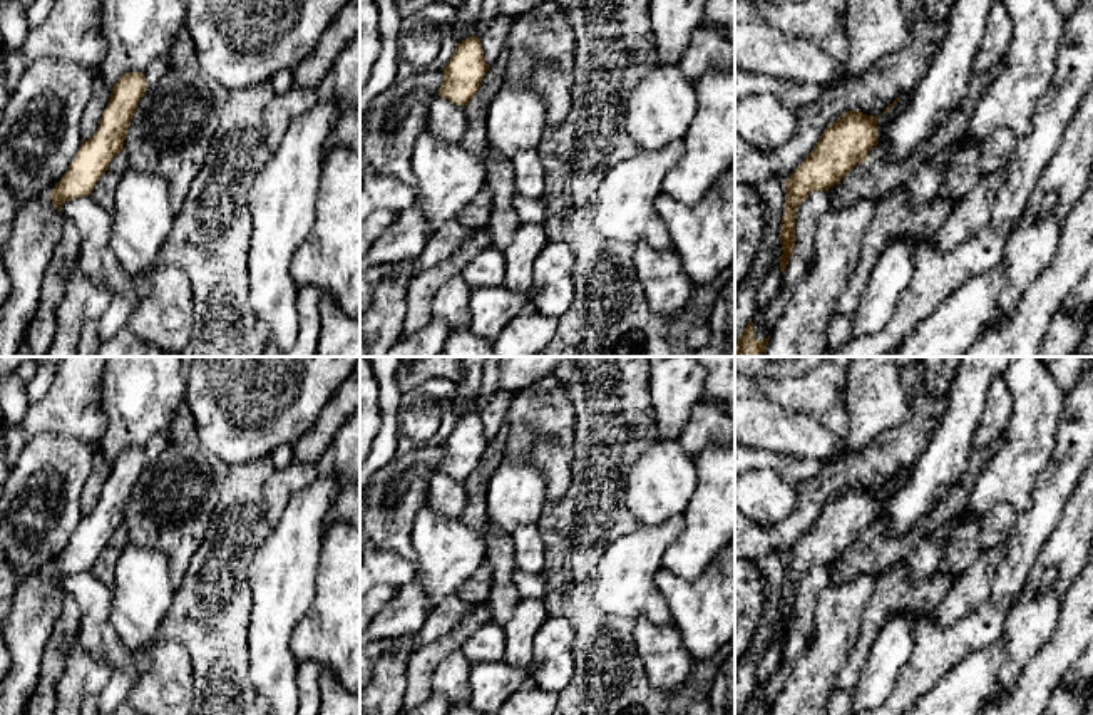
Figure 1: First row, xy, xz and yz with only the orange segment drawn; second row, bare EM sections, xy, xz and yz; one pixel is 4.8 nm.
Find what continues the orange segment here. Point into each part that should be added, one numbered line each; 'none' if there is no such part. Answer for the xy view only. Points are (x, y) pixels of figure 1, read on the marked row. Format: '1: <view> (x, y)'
none

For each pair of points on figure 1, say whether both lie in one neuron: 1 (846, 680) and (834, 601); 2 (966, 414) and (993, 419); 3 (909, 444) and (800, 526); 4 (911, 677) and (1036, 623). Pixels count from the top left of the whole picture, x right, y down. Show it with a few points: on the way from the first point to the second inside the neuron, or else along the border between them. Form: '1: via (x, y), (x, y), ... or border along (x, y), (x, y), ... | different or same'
1: border along (861, 628), (832, 689) | different
2: border along (993, 379), (974, 446) | different
3: via (879, 461), (871, 468), (839, 474), (817, 496) | same
4: border along (1016, 600), (1000, 637) | different

